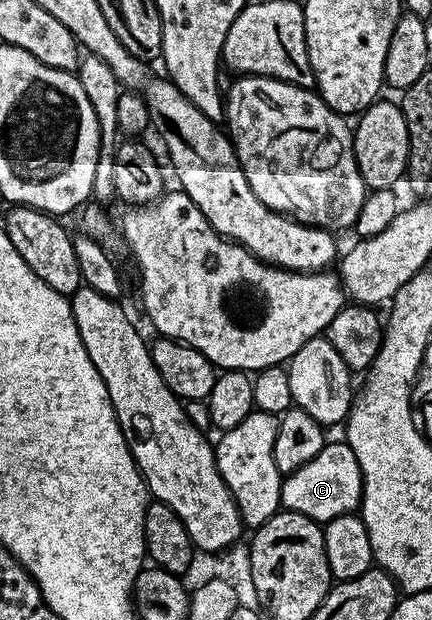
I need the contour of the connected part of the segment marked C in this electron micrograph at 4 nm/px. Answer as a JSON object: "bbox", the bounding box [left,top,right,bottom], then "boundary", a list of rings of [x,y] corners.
{"bbox":[281,440,361,523],"boundary":[[[344,440],[326,441],[325,446],[303,468],[284,475],[281,483],[281,505],[286,510],[294,510],[314,522],[327,523],[340,514],[354,513],[361,504],[361,469],[355,452],[351,452]]]}

